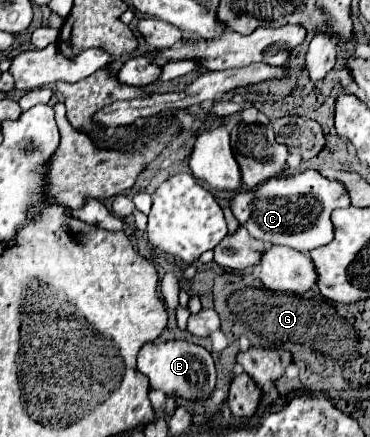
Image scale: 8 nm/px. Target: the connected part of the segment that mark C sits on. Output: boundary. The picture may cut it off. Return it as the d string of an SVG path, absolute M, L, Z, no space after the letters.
M305 170L295 176L283 176L283 178L271 178L265 184L259 184L255 192L237 192L231 200L231 210L233 216L239 220L241 226L249 230L249 234L261 242L269 244L279 244L279 246L289 246L295 248L297 252L311 252L319 246L325 246L333 240L333 224L331 224L331 212L335 208L349 208L351 198L347 196L347 188L339 184L339 180L329 180L317 170Z

